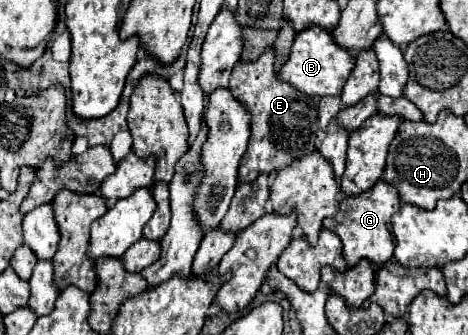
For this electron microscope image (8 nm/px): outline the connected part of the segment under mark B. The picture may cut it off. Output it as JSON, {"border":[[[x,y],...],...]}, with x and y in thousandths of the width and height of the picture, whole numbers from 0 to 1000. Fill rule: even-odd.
{"border":[[[658,81],[654,93],[641,93],[620,140],[620,170],[594,212],[594,236],[607,248],[620,248],[637,272],[662,284],[662,290],[692,290],[692,284],[726,284],[744,224],[752,218],[756,170],[744,164],[744,152],[722,152],[718,128],[709,128],[709,104],[692,93],[688,81]]]}

